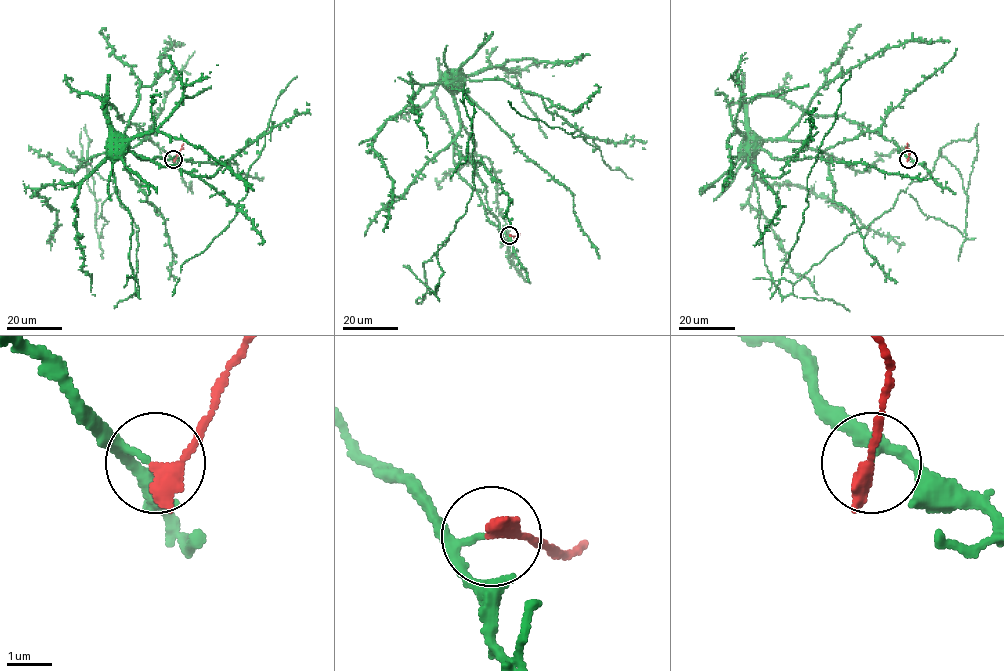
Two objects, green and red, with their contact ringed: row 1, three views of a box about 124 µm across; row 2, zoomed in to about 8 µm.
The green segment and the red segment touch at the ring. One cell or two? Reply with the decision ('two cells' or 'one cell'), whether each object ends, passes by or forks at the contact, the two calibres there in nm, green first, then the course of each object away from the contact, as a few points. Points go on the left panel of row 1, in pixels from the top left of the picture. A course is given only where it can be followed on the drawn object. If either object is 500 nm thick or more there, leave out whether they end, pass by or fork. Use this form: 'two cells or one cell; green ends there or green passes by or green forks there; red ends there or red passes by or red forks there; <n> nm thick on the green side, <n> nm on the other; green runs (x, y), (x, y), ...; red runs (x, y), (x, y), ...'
two cells; green passes by; red ends there; 130 nm thick on the green side, 400 nm on the other; green runs (173, 159), (141, 128), (117, 117), (117, 111), (105, 99), (99, 97), (105, 105), (107, 141), (116, 145); red runs (173, 159), (183, 144)

